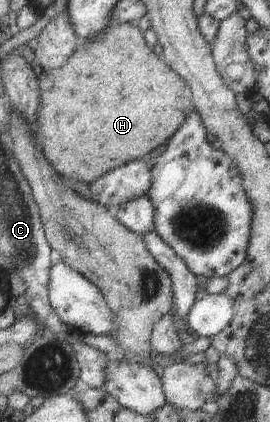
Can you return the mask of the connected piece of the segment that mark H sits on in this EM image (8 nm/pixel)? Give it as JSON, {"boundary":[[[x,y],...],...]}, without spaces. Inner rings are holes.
{"boundary":[[[110,22],[110,28],[106,30],[104,38],[88,38],[83,40],[80,48],[72,54],[70,60],[62,66],[54,70],[42,70],[39,76],[40,92],[40,110],[38,110],[38,138],[40,138],[40,146],[45,153],[45,157],[55,166],[55,169],[64,176],[64,178],[72,178],[78,182],[96,182],[108,172],[114,172],[121,166],[126,166],[135,160],[145,159],[150,152],[154,152],[156,148],[160,148],[164,142],[169,142],[175,132],[184,124],[188,112],[196,111],[194,108],[194,100],[192,90],[188,86],[188,82],[184,82],[184,78],[164,60],[162,55],[157,55],[152,50],[152,46],[146,44],[144,32],[136,26],[134,22]]]}

